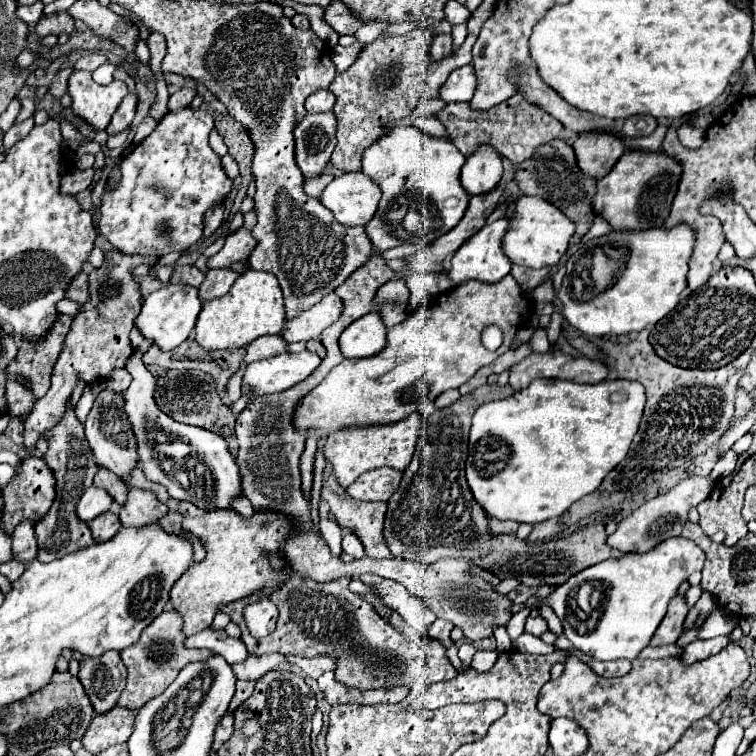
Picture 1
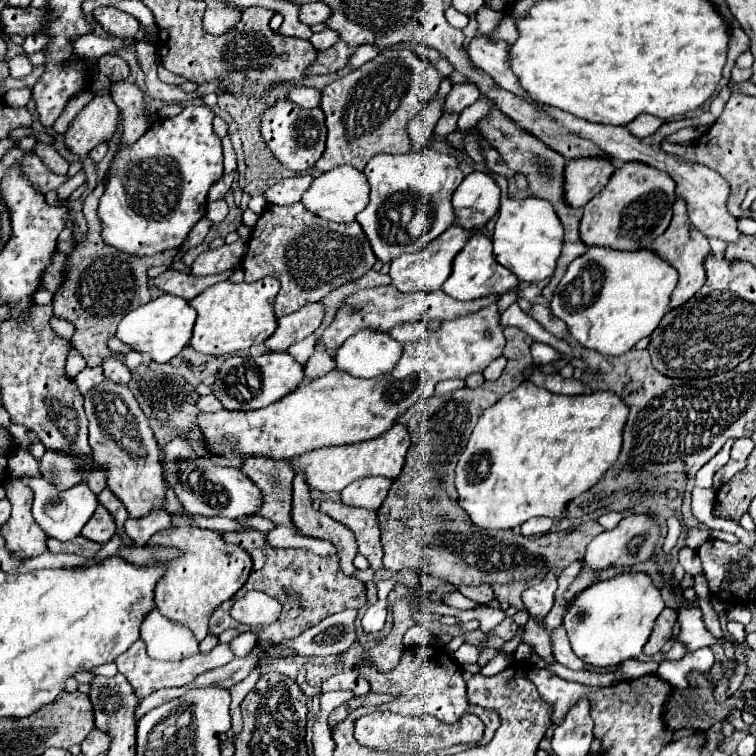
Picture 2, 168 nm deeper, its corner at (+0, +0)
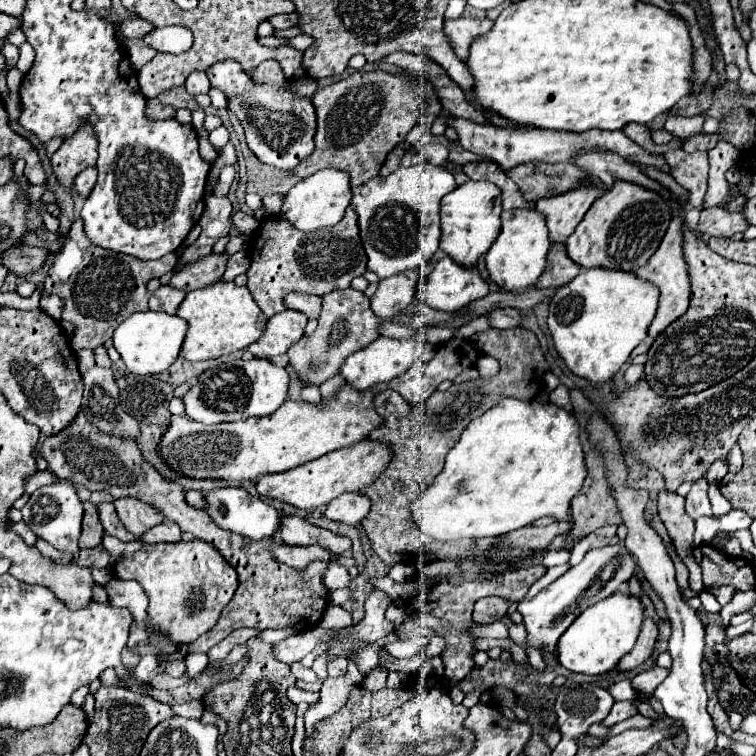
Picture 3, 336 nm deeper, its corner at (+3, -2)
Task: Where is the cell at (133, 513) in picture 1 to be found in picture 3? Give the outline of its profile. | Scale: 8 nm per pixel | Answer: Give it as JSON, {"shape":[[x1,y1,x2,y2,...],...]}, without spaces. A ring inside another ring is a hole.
{"shape":[[163,521,155,527,151,527,147,533,143,533,143,537,139,537,139,541,143,543,171,543,171,541,179,541,181,539,181,529,177,523,173,521]]}

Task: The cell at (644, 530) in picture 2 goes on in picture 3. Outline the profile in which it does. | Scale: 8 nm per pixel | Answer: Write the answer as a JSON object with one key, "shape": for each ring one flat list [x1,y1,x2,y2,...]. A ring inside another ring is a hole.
{"shape":[[623,543,591,549,585,555,585,559,579,565,571,567,563,577,553,581,547,589,543,589,533,599,519,603,517,611,523,615,523,623,529,633,529,643,537,649,543,647,555,649,557,639,575,621,575,617,579,617,589,605,595,605,597,601,617,591,619,585,625,583,635,573,635,569,637,569,635,557,631,557,631,553]]}

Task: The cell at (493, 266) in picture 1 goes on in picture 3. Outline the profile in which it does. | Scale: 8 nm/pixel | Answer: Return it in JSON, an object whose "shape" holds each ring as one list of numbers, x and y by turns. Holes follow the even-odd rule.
{"shape":[[443,257,419,285,417,297,433,309,459,311,487,293,489,283,477,265,475,269,463,269,463,265,455,265,451,257]]}

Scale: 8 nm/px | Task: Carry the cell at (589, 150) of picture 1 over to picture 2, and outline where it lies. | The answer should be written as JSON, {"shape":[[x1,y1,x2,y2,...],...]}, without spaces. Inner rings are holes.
{"shape":[[576,159,564,167,564,201,570,207,584,207,596,197,614,173,610,159]]}

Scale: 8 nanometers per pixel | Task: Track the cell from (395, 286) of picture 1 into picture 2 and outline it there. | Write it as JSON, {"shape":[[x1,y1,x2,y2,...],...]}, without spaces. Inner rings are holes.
{"shape":[[374,287,374,289,364,289,364,291,356,291,352,295,348,295,340,305,338,311,334,315,334,323,322,333,322,347,336,353,338,347,342,347,342,343,352,337,354,333,362,331,362,329,374,329,374,331,382,331,388,333,392,327,400,325,400,323,408,323,408,321,450,321,450,319,458,319,470,313,476,313,492,303,496,303,500,297,496,295,488,295,482,299,474,299,474,301,456,301,450,299,446,293,442,291,434,291,434,293,410,293,410,295,402,295,398,291,394,291,394,287]]}

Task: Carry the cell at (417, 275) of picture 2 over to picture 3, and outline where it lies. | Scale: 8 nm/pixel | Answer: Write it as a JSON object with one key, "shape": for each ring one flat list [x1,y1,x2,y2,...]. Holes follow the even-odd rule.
{"shape":[[439,251,431,259,431,263,421,265,419,269,411,269,407,273,397,273,395,277,381,279,377,293,371,297,373,313,389,319,395,313,399,313,401,309,405,309,407,305,411,305,415,299,415,285,419,285,419,281,423,281,423,277,427,277,427,273,433,269,435,261,439,261,443,255,445,253]]}

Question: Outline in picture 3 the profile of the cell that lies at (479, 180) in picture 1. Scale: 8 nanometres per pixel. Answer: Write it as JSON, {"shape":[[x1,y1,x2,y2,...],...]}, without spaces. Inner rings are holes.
{"shape":[[467,181,459,187,455,187,451,193,447,193,443,199,441,199,441,245,439,249,443,253,447,253,449,257,453,257,457,263,461,265,475,265,479,255,487,253,489,247,493,245,495,237,499,235,499,229,501,229,501,221,499,221,499,215,501,215,501,189,489,181]]}

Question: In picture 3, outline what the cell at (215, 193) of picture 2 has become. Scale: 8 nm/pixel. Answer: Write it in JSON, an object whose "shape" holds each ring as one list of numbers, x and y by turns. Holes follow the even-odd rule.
{"shape":[[227,143,227,147,223,149,223,153,218,156,214,166,212,167,209,177,208,177,208,184,207,184,207,193,205,193,205,199,211,195,209,191,211,191,211,183,213,183,213,179,219,178,221,169,225,165,235,165,237,162,236,151,231,143]]}

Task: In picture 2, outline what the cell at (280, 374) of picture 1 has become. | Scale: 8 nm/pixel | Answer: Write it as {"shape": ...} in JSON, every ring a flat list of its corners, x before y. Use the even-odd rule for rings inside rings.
{"shape":[[264,353,260,357,232,355,220,365,212,393,228,411,256,411,292,393,302,383,302,379,304,367,296,363,288,353]]}

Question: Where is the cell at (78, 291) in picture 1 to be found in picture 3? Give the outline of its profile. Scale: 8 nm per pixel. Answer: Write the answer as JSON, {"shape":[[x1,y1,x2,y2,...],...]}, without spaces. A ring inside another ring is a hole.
{"shape":[[15,245,7,253,1,255,3,265,15,273,17,277,25,279,27,275,43,269,45,261,49,257,49,251,45,247,29,247,29,245]]}

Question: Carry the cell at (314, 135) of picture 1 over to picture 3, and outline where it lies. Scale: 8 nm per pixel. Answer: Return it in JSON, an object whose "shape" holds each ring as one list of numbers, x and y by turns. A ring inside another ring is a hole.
{"shape":[[275,59,263,61,253,73,249,73,249,77,257,83,257,87,241,97,229,99,227,107,241,121,247,145,259,157,259,161,283,171,293,171,303,159,313,153,313,137,317,127,315,107,311,99,299,99,293,93,285,91,289,79,285,79]]}

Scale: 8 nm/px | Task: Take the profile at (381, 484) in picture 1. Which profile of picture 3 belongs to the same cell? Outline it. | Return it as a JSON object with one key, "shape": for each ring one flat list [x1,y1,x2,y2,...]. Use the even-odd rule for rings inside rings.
{"shape":[[343,493,339,499,327,505,325,517,333,521,341,521,347,525,359,525,359,521,369,513,371,501,363,497,363,493]]}

